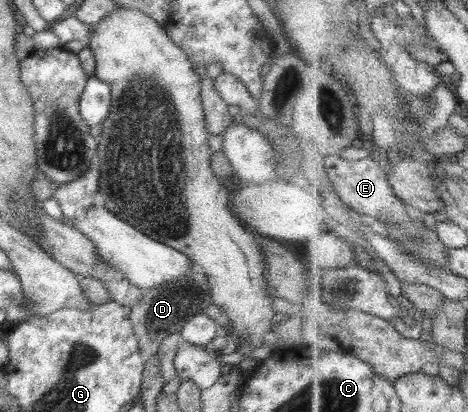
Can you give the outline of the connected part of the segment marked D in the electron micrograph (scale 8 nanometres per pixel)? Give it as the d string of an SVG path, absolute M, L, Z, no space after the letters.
M186 270L178 279L165 281L152 289L141 290L140 299L129 309L128 314L141 354L146 358L154 356L163 337L178 332L189 317L200 314L210 304L206 276L190 270Z

